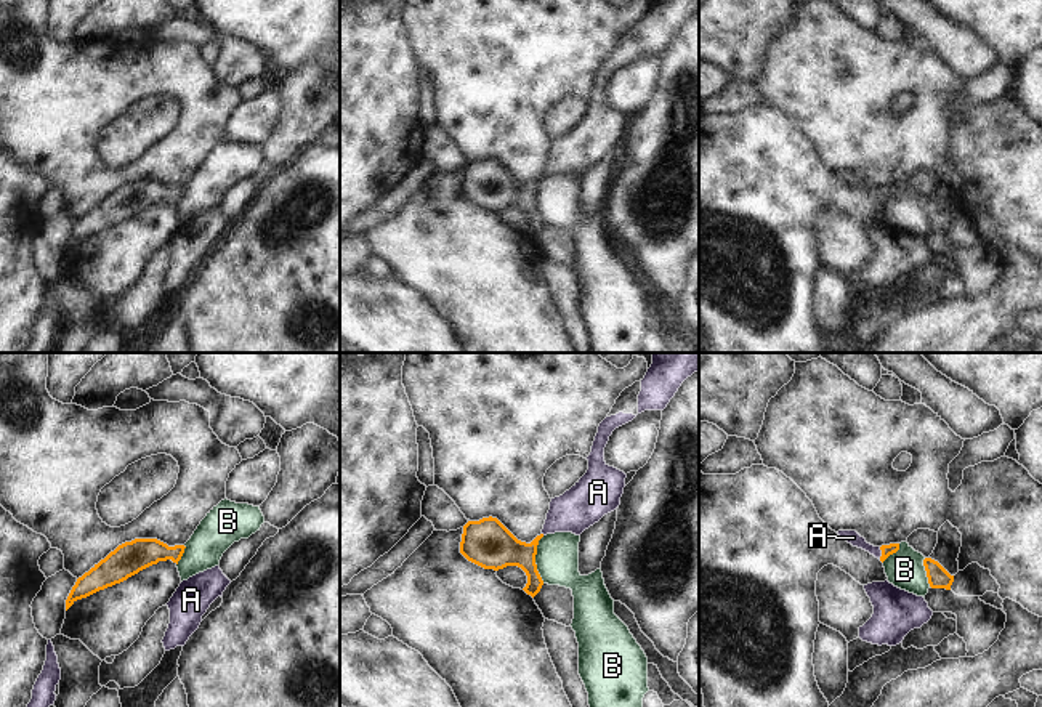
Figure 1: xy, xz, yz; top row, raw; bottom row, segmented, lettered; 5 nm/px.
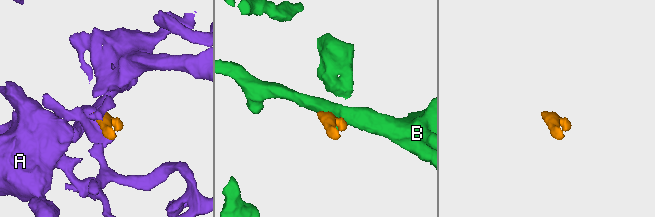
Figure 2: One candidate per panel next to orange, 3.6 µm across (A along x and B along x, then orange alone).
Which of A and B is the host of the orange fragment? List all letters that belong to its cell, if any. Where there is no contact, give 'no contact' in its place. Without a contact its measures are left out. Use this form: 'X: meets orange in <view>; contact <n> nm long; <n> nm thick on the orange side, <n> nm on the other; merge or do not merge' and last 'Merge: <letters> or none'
A: meets orange in yz; contact 60 nm long; 60 nm thick on the orange side, 70 nm on the other; merge
B: meets orange in xz; contact 240 nm long; 240 nm thick on the orange side, 220 nm on the other; do not merge
Merge: A

